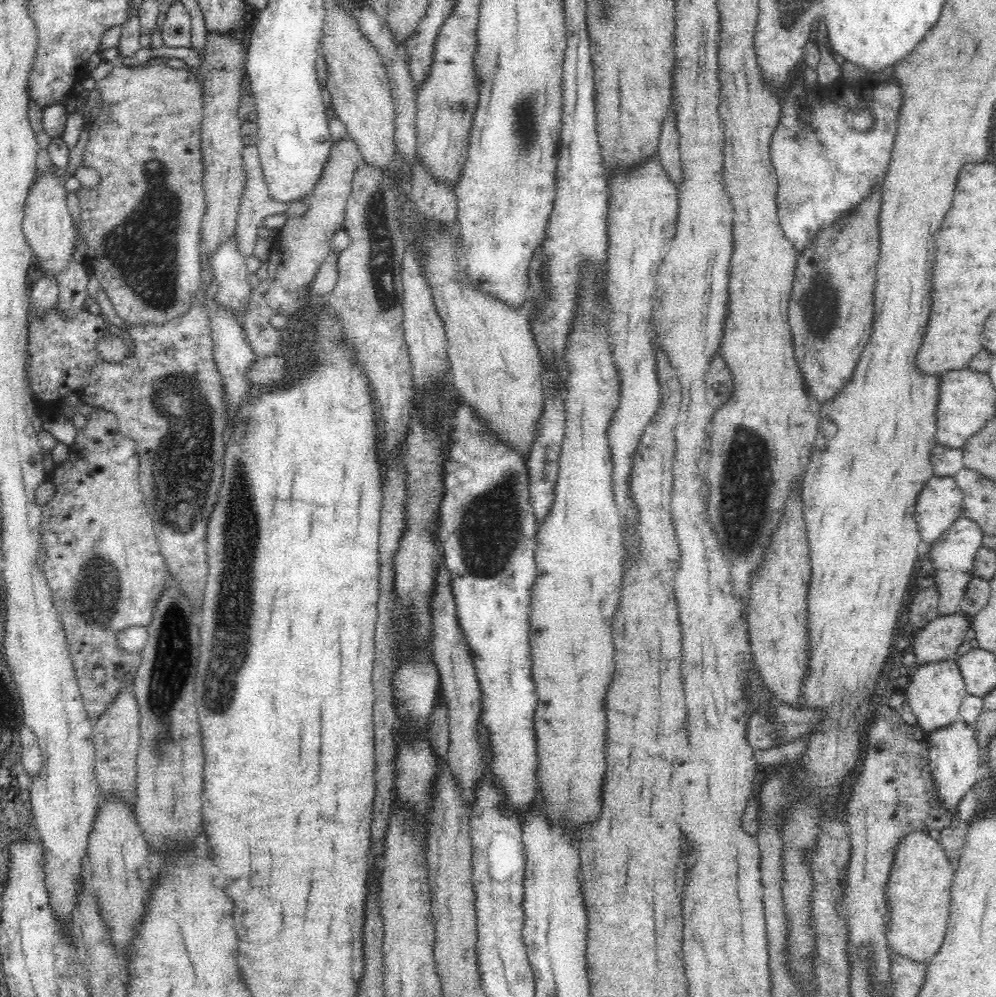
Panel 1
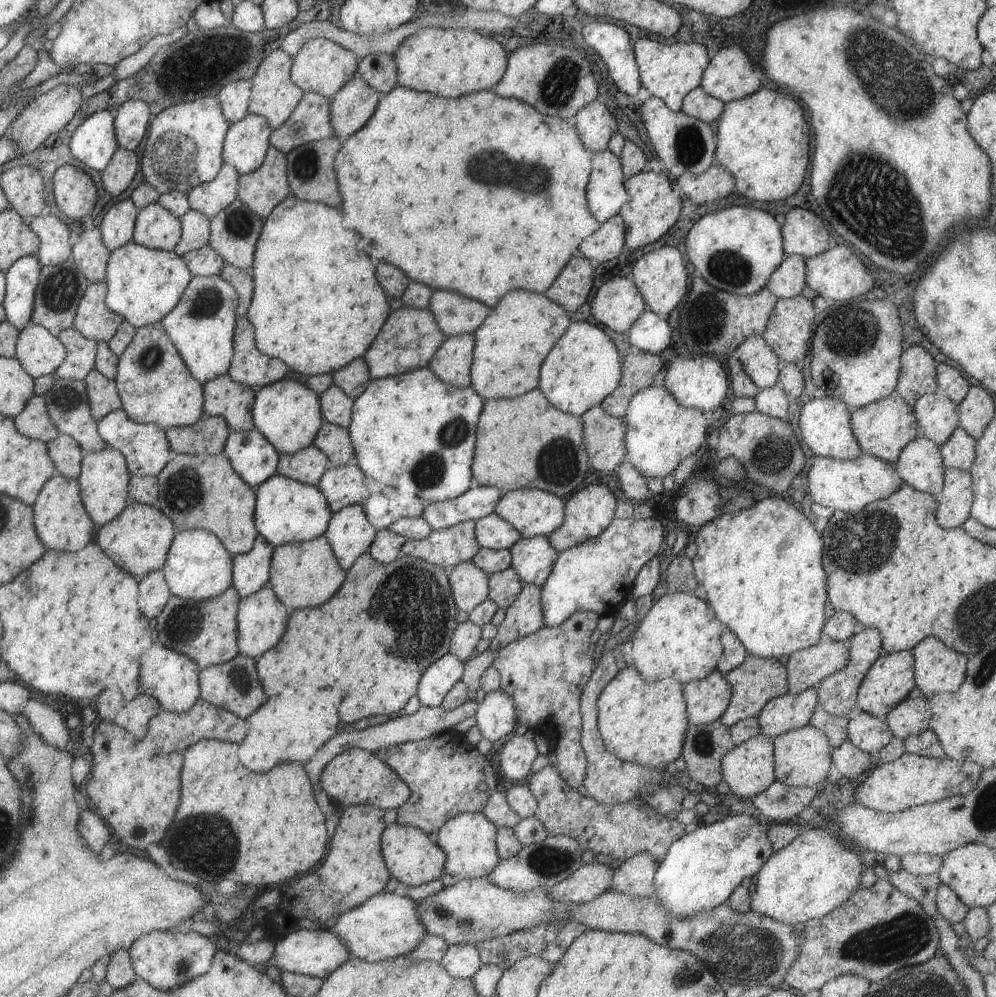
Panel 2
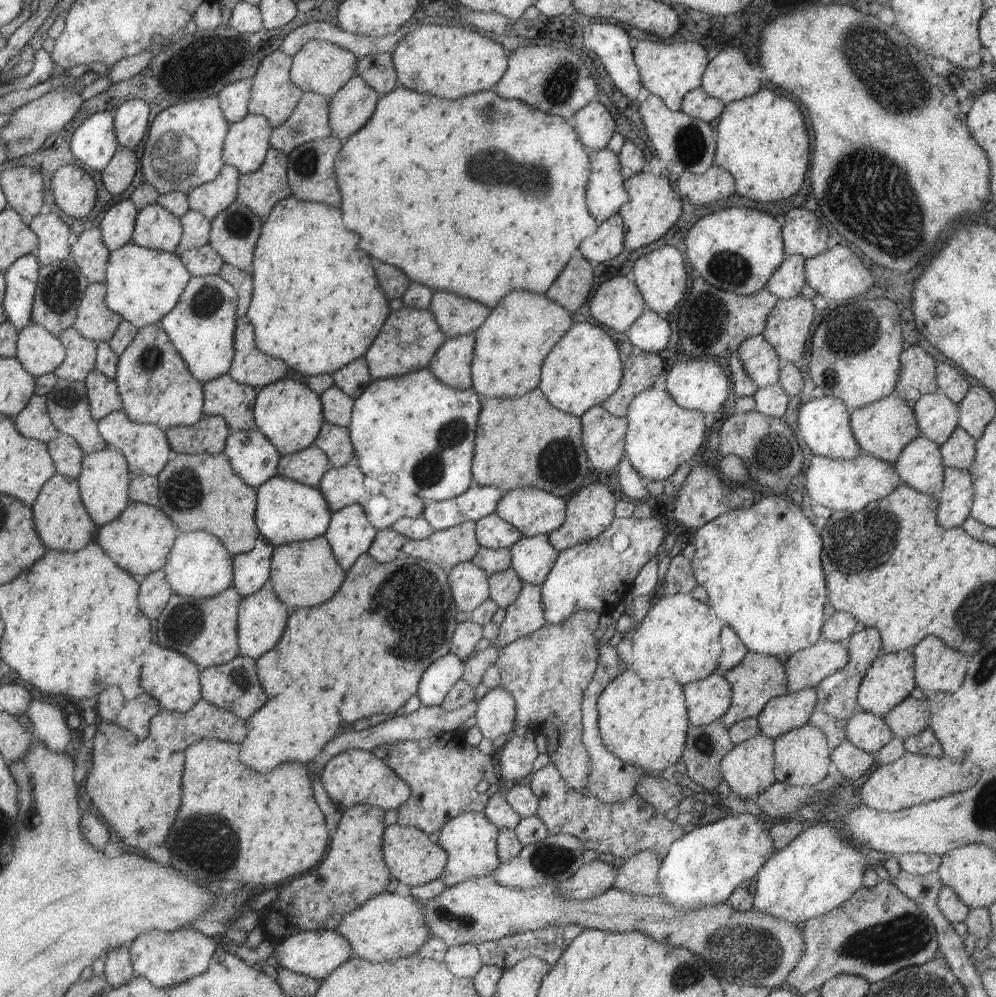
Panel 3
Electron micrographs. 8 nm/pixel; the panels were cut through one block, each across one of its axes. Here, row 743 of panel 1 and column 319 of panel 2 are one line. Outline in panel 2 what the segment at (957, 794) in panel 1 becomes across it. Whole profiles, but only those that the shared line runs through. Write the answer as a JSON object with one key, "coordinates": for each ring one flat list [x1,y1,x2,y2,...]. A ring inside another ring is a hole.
{"coordinates":[[295,930,285,934,274,942,271,964,278,971,291,972,325,980,335,968,343,964,349,957,349,950,330,930]]}

